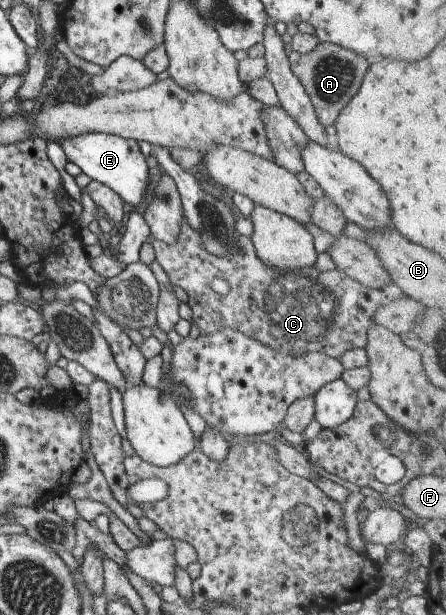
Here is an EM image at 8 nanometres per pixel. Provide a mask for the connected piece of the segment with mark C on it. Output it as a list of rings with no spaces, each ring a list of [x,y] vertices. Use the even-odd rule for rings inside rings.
[[[184,217],[180,222],[179,230],[174,244],[152,241],[151,245],[155,260],[169,279],[170,285],[180,287],[188,295],[186,304],[192,311],[191,322],[197,325],[200,334],[210,334],[210,332],[222,330],[222,328],[232,328],[282,354],[297,356],[308,352],[318,352],[336,358],[340,357],[342,352],[352,348],[364,349],[366,330],[369,329],[370,318],[372,318],[374,310],[377,310],[378,306],[382,306],[382,304],[404,297],[402,290],[393,283],[382,286],[382,288],[372,289],[358,284],[336,269],[318,273],[312,266],[310,270],[286,272],[264,266],[254,254],[251,239],[239,234],[235,240],[238,242],[238,248],[234,248],[226,256],[212,256],[210,252],[206,254],[204,246],[200,244],[202,242],[200,236],[194,234],[194,230],[190,230]],[[216,280],[226,284],[224,294],[214,290],[212,284]]]

